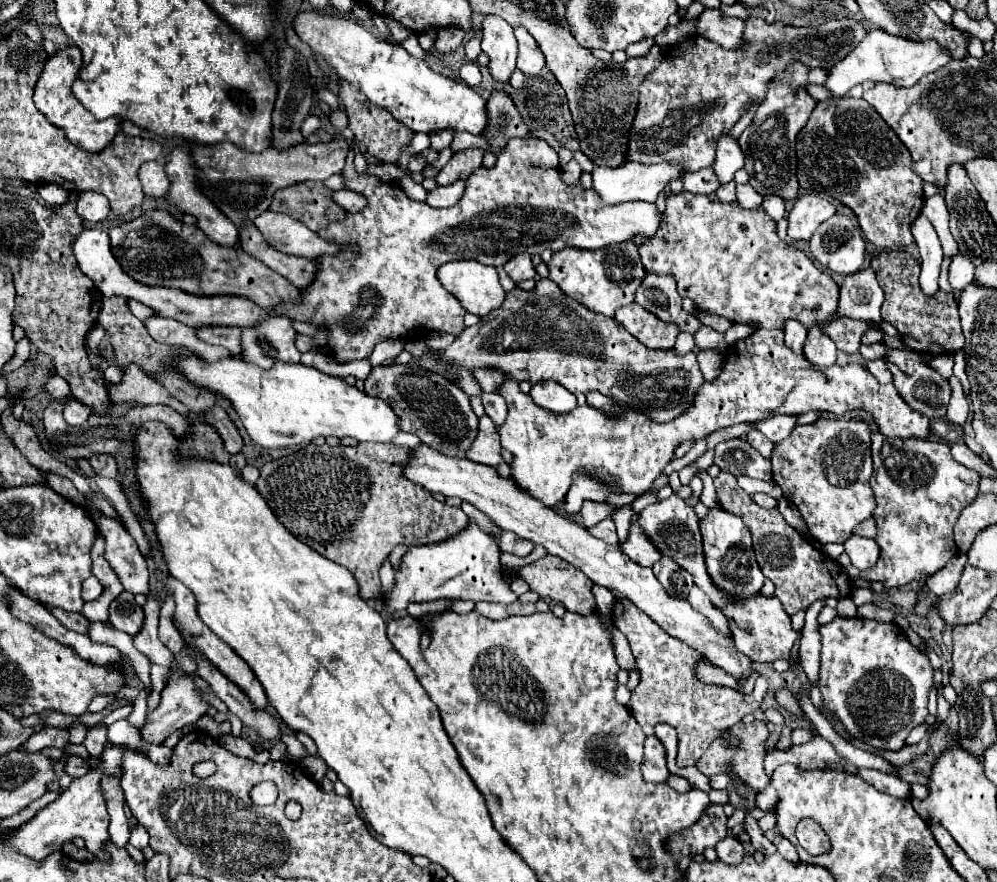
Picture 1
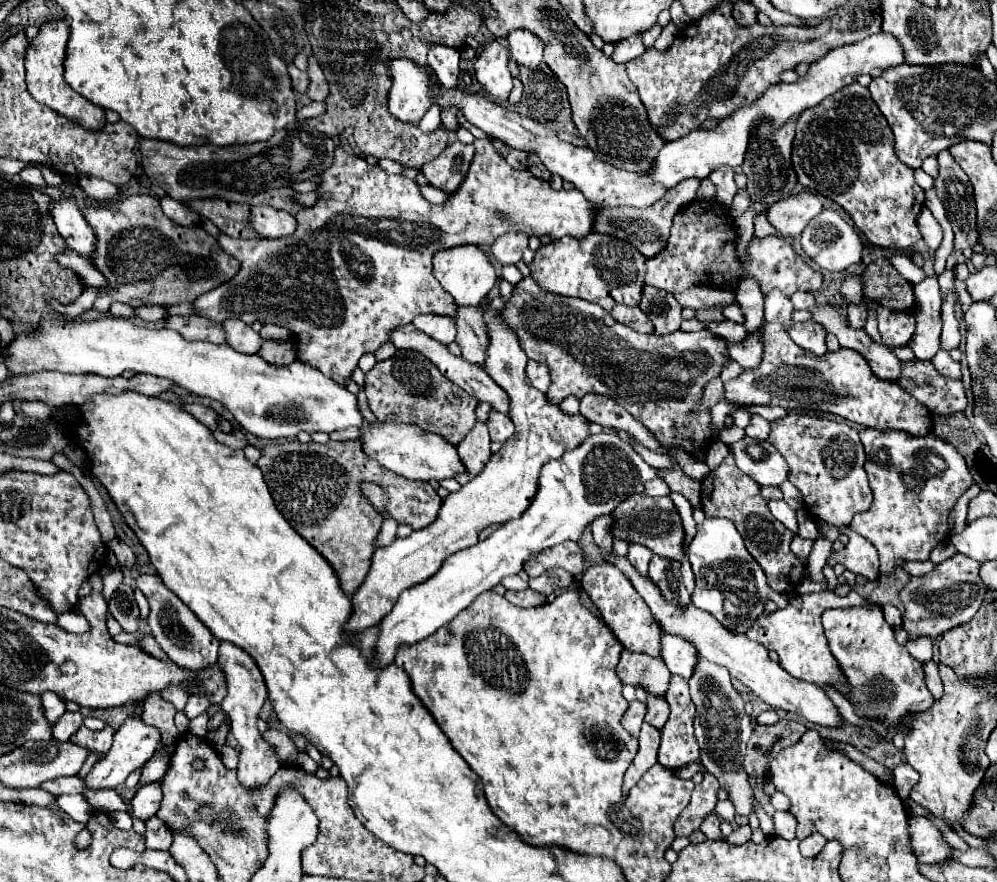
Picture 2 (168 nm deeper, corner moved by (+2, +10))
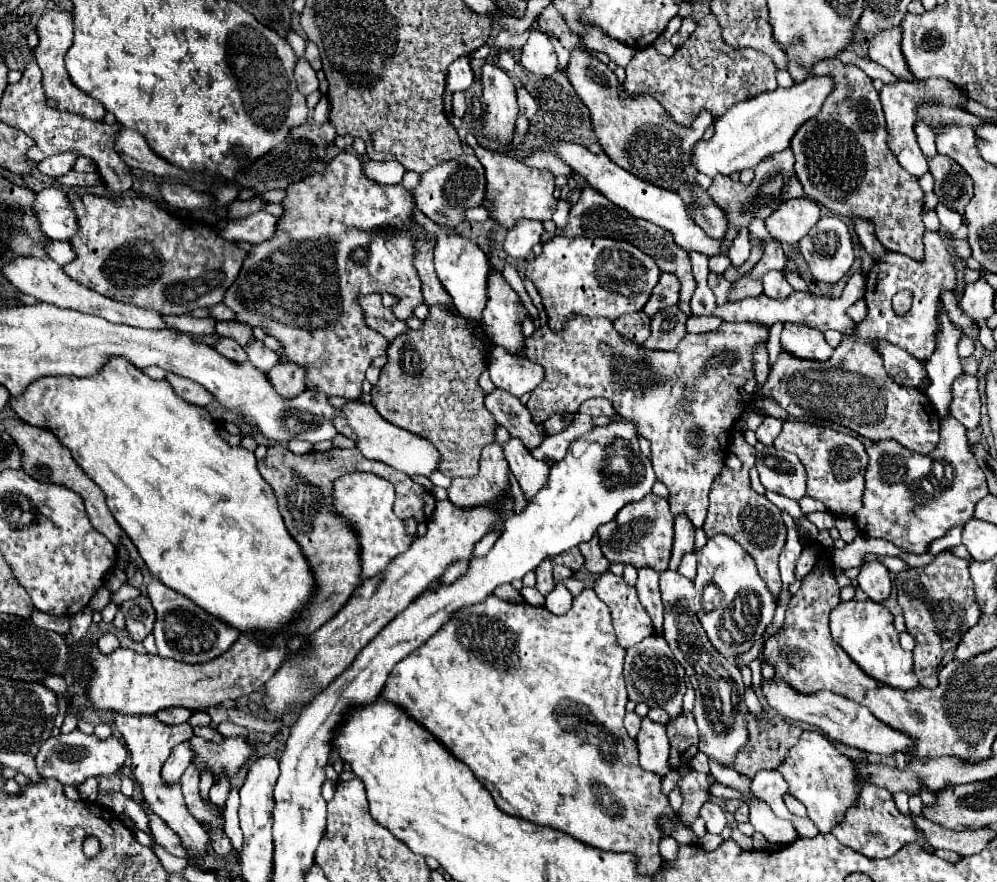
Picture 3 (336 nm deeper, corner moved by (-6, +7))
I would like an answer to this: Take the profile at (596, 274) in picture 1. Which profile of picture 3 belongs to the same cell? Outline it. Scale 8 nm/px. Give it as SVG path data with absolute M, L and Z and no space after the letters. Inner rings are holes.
M553 236L543 244L541 256L535 256L525 270L525 276L531 278L543 298L547 324L553 330L561 330L561 322L571 314L587 318L607 316L615 320L625 312L643 310L659 274L661 270L655 266L655 260L633 244L611 238L591 240L583 236Z

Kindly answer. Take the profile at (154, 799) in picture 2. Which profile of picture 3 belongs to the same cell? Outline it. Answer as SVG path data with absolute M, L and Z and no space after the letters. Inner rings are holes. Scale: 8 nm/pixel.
M183 742L183 744L175 746L173 752L171 752L171 756L163 764L163 770L161 770L163 778L167 778L167 782L179 782L181 774L191 764L191 758L193 758L193 754L191 754L189 742Z

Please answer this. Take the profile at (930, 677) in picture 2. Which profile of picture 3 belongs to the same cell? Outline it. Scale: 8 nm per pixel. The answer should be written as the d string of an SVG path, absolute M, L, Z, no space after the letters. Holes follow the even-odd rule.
M941 552L933 564L921 568L911 568L907 572L897 574L897 602L903 608L903 616L907 622L907 632L913 636L915 640L915 664L913 664L913 672L919 678L919 684L923 688L935 688L939 684L939 666L943 656L955 648L961 640L961 634L965 634L971 626L975 626L981 618L981 610L979 604L975 602L975 586L971 582L971 574L969 574L969 560L965 558L957 558L949 552Z

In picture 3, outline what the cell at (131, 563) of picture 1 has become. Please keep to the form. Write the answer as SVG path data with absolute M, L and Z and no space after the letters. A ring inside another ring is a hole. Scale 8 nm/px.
M149 582L147 594L157 612L153 636L155 636L155 644L157 644L157 654L161 658L173 658L173 660L179 660L185 664L203 664L203 662L209 662L209 660L217 658L219 654L227 652L239 638L237 630L223 624L215 616L205 614L189 598L167 588L161 582Z

